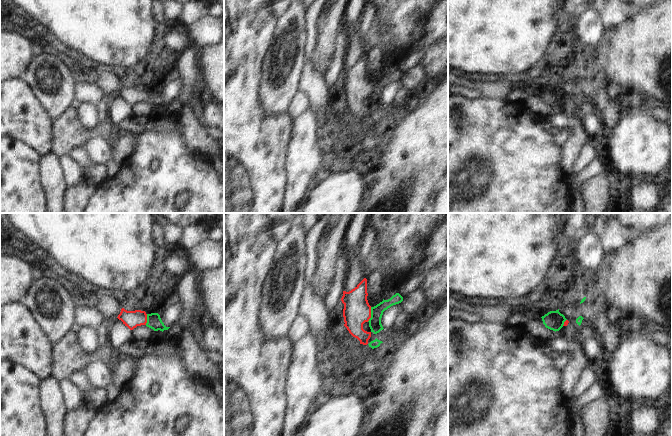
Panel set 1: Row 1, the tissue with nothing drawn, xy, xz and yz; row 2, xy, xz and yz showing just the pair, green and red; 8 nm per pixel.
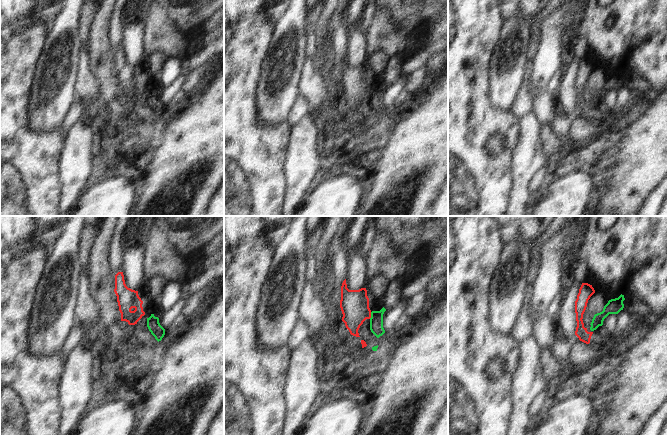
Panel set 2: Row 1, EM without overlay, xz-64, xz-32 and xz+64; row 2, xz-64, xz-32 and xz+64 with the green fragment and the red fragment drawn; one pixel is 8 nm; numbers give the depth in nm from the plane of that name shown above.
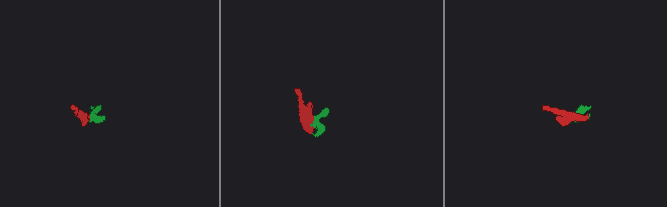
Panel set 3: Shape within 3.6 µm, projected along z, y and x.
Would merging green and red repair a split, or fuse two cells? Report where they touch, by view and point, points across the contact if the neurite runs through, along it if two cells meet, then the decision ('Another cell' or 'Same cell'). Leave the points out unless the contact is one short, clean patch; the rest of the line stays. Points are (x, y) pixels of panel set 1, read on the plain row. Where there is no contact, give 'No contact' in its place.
Touches green at xz (371, 90). Path across: xz (375, 101), (371, 90), (357, 87). Same cell.

